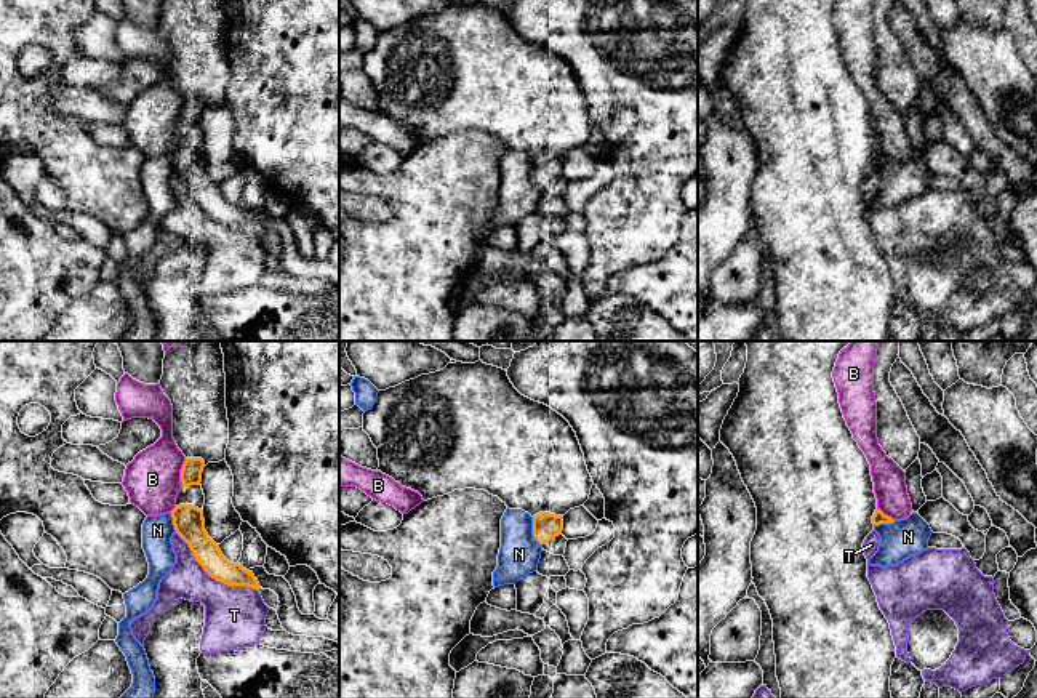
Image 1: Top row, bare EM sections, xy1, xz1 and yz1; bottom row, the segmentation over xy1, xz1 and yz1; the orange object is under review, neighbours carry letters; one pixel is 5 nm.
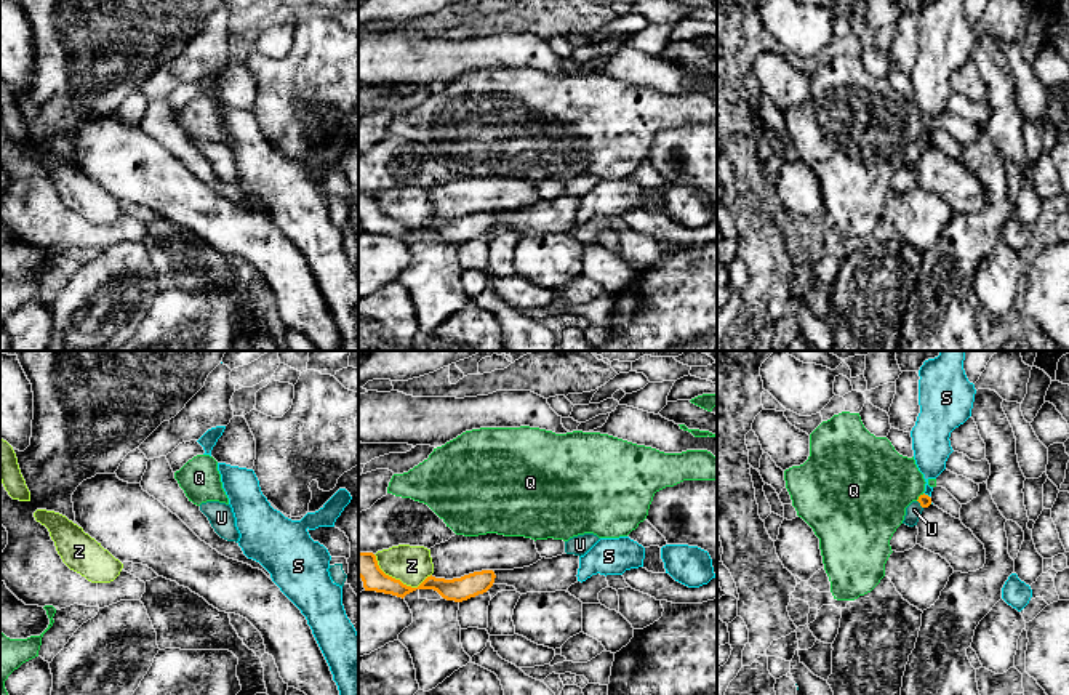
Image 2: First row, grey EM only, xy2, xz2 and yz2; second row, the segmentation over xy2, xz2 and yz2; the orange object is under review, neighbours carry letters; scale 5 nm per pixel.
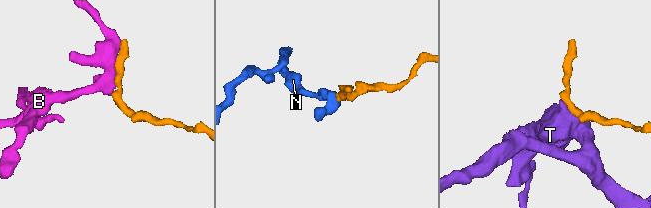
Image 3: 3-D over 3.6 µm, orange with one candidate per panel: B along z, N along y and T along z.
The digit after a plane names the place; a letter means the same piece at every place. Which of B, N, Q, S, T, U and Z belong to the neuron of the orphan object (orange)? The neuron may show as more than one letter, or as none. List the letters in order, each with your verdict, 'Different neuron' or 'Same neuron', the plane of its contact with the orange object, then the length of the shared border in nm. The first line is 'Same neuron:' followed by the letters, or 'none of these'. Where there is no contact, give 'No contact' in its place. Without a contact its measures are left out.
Same neuron: U
B: Different neuron. Touches orange in xy1. Shared border 150 nm
N: Different neuron. Touches orange in xz1. Shared border 150 nm
Q: Different neuron. Touches orange in yz2. Shared border 60 nm
S: Different neuron. Touches orange in yz2. Shared border 40 nm
T: Different neuron. Touches orange in xy1. Shared border 500 nm
U: Same neuron. Touches orange in yz2. Shared border 50 nm
Z: Different neuron. Touches orange in xz2. Shared border 320 nm

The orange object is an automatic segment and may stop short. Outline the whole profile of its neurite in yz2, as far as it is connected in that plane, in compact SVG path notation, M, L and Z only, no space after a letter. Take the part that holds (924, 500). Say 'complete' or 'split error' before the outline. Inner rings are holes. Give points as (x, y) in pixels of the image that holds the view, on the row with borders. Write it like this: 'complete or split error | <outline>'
split error | M920 495L917 501L912 501L907 508L906 508L906 516L903 524L914 527L919 522L919 517L922 514L922 511L925 508L928 508L931 504L931 498L928 495Z

